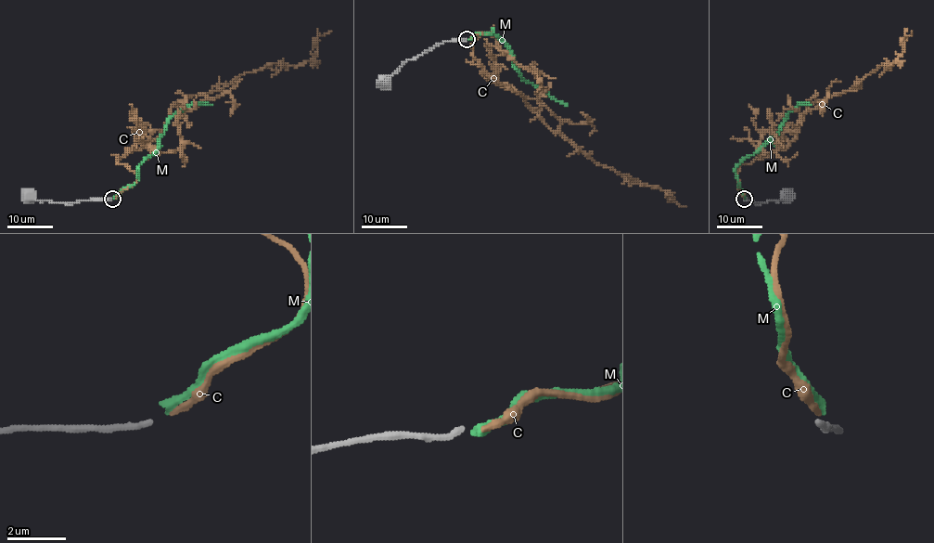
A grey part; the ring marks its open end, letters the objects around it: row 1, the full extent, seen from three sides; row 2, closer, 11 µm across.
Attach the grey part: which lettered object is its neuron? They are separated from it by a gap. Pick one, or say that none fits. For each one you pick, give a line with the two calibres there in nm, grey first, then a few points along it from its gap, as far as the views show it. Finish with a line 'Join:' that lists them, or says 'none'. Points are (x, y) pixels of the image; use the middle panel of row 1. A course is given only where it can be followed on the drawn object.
C: calibres 200 and 220 nm; course (470, 38), (491, 32), (471, 45), (472, 56), (554, 131), (599, 164), (664, 189), (686, 207)
Join: C

